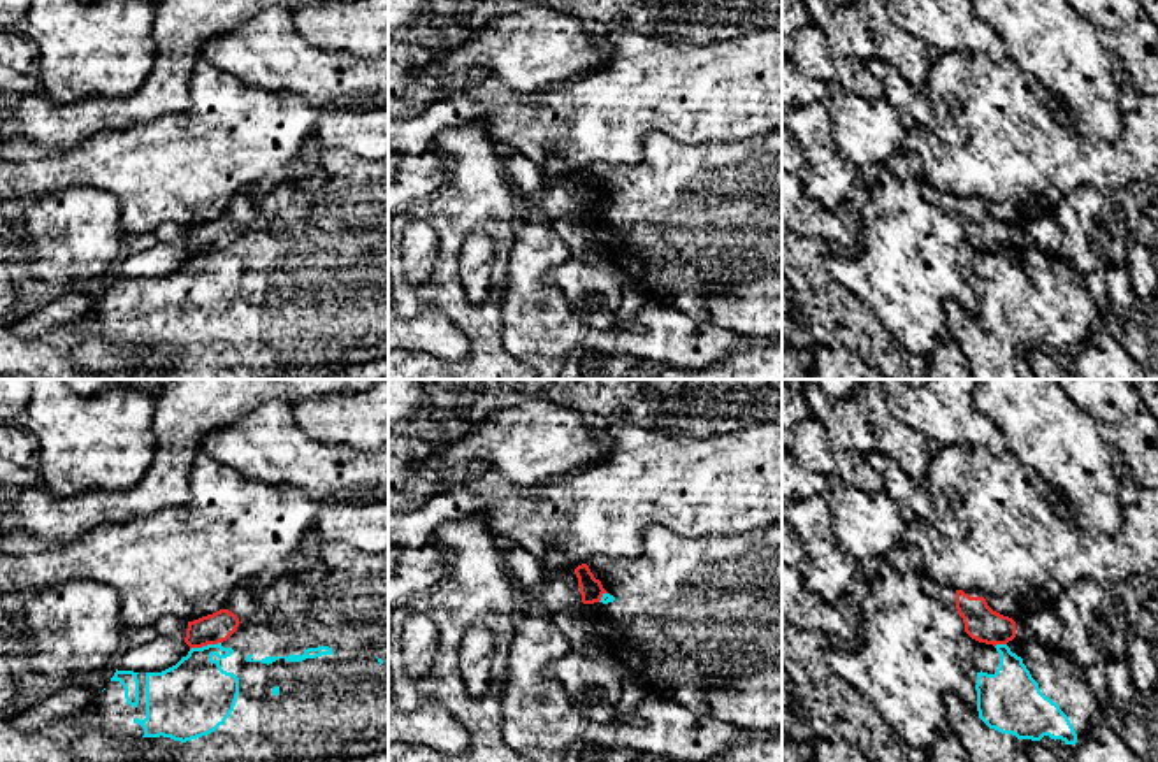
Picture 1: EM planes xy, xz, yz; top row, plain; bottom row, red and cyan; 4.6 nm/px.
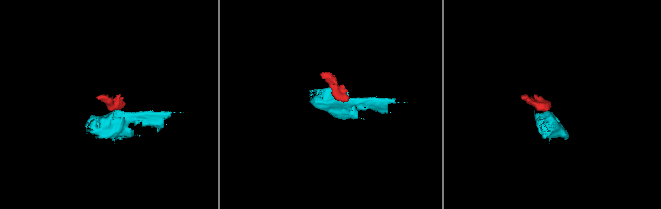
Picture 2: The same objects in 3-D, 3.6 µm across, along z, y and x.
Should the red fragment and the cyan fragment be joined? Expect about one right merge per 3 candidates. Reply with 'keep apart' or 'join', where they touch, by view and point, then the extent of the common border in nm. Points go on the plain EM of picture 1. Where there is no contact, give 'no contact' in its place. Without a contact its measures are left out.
keep apart | xy (204, 251) | 150 nm

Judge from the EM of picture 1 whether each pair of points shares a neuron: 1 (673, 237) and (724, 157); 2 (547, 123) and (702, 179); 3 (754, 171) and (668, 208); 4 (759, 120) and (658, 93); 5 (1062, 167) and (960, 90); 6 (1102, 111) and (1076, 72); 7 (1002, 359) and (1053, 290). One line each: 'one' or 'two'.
1: one
2: two
3: one
4: one
5: one
6: one
7: one

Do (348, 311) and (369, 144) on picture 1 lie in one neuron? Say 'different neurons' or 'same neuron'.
different neurons

